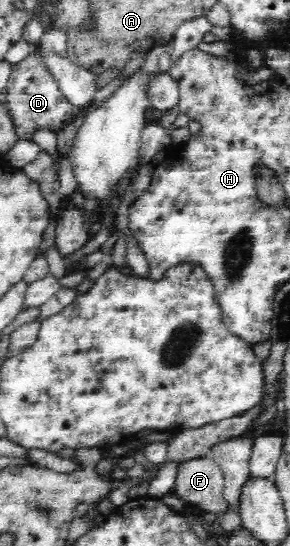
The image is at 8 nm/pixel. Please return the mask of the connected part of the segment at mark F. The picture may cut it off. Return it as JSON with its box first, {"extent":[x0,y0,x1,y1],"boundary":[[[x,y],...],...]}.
{"extent":[171,457,229,519],"boundary":[[[213,457],[180,463],[171,493],[184,503],[200,507],[203,514],[215,513],[222,519],[229,504],[223,497],[223,471]]]}

